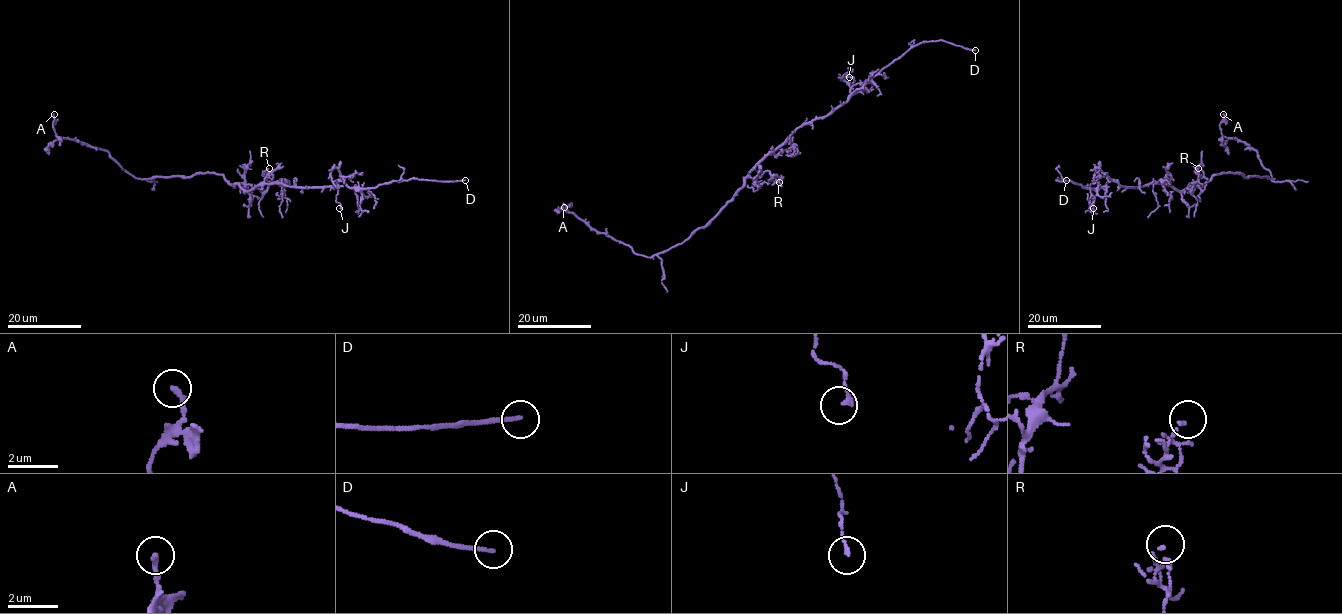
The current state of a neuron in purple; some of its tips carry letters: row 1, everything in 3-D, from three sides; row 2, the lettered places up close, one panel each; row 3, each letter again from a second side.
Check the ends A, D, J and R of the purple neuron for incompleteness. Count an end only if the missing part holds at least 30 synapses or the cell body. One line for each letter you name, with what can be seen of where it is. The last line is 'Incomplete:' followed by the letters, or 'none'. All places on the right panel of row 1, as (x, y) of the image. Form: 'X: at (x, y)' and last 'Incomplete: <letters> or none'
D: at (1066, 180)
Incomplete: D

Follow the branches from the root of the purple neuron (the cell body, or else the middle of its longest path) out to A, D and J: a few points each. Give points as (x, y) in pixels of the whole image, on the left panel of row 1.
A: (240, 185), (209, 173), (134, 178), (106, 151), (56, 137), (54, 114)
D: (240, 185), (245, 190), (275, 183), (325, 187), (343, 181), (350, 187), (374, 188), (412, 178), (465, 180)
J: (240, 185), (245, 190), (275, 183), (332, 186), (341, 178), (337, 168), (331, 181), (339, 208)

